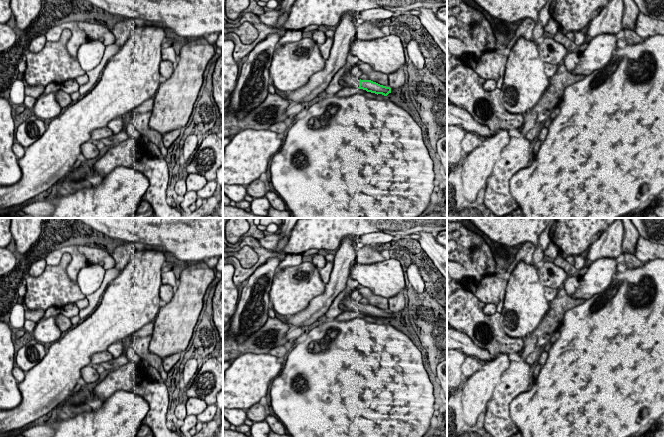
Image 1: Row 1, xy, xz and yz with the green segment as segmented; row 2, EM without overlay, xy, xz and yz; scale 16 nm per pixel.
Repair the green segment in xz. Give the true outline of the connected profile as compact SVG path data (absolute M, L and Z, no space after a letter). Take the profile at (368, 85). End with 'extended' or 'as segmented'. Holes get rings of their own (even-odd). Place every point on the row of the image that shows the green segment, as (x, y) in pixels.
M346 71L341 79L344 80L349 86L355 86L359 89L363 89L377 95L382 94L387 96L389 93L391 93L390 87L380 85L371 80L361 80L360 77L353 76L350 71Z; extended

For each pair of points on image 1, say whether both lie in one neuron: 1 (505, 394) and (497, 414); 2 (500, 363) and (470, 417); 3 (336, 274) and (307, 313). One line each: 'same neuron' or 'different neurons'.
1: same neuron
2: same neuron
3: same neuron

